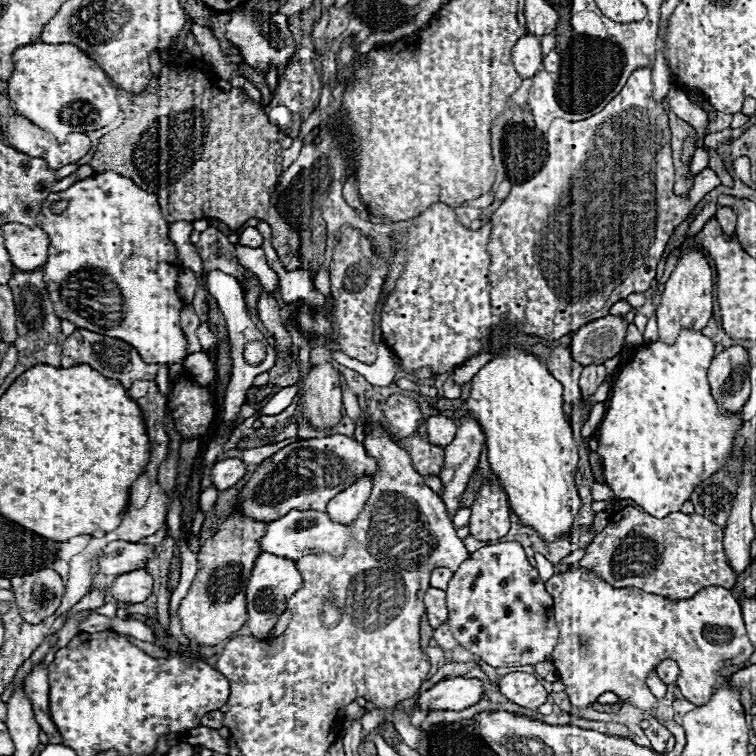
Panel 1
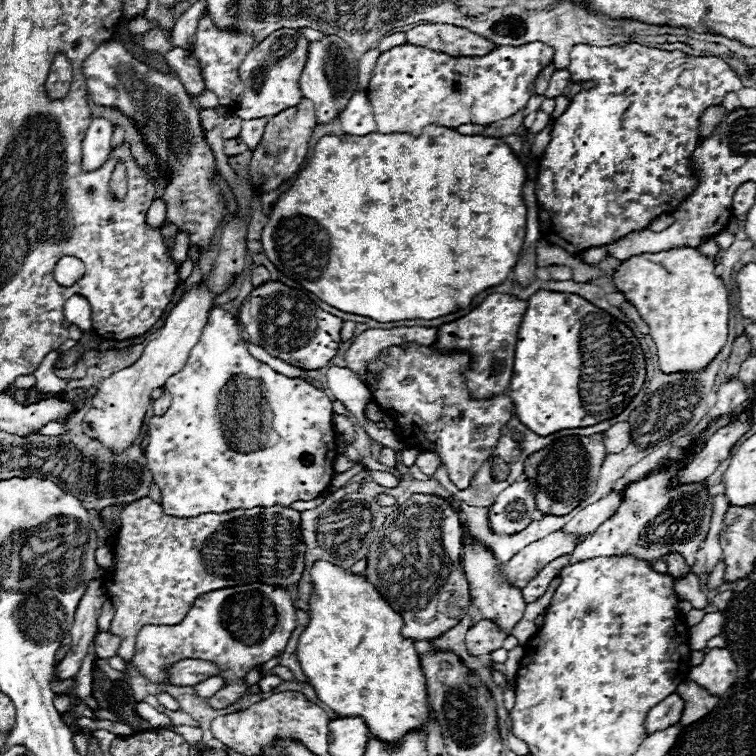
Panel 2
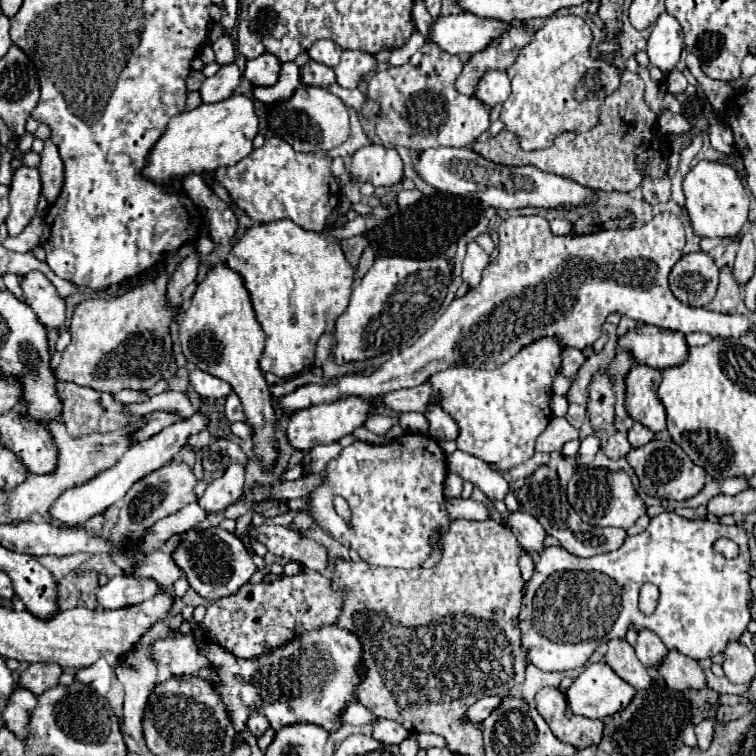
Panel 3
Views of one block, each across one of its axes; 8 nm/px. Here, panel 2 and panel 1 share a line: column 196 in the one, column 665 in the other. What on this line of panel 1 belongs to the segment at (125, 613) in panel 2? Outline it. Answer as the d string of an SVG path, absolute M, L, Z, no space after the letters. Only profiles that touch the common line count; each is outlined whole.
M626 506L610 516L610 524L594 538L576 566L596 570L614 588L632 586L672 600L692 598L706 586L730 590L736 584L736 574L722 550L722 538L722 528L700 514L672 512L664 518L654 518Z

